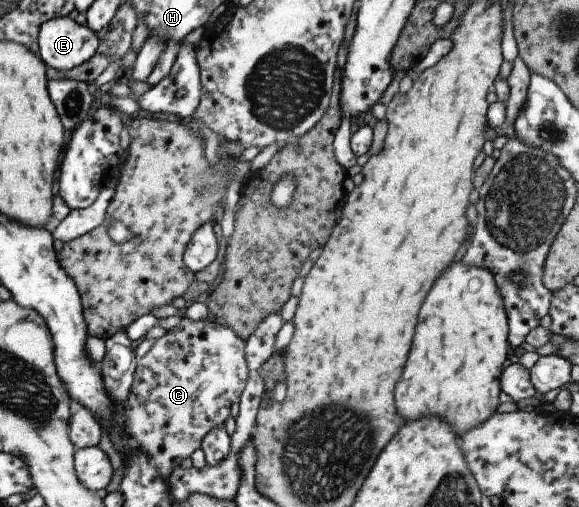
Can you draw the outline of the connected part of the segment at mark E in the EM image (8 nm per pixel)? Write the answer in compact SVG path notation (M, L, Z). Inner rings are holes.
M69 16L47 20L41 24L38 56L58 72L66 72L89 61L100 44L95 30L80 25Z

